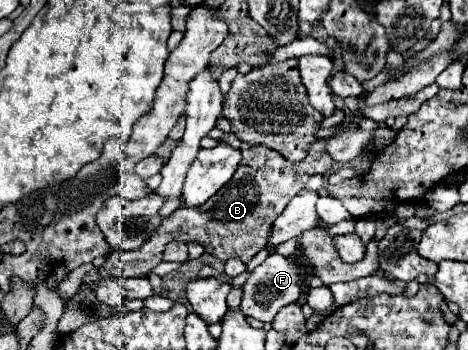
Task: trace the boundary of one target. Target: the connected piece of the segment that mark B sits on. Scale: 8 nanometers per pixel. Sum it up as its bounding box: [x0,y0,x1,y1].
[82,138,334,290]

